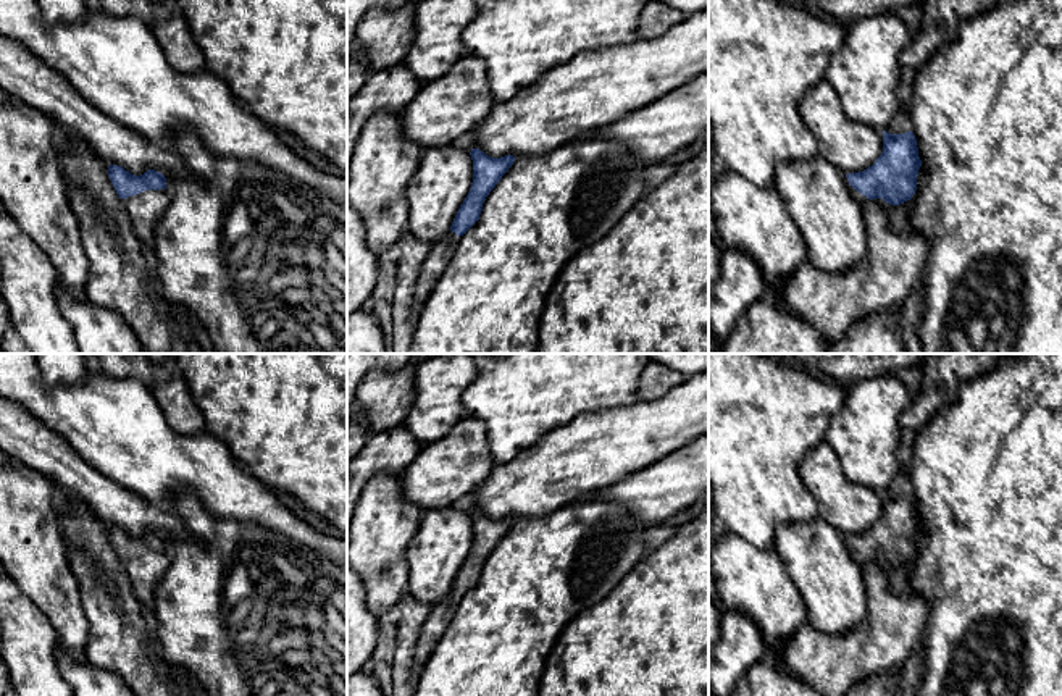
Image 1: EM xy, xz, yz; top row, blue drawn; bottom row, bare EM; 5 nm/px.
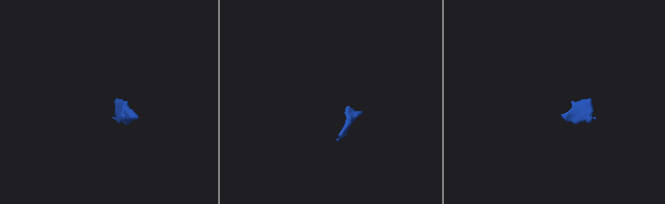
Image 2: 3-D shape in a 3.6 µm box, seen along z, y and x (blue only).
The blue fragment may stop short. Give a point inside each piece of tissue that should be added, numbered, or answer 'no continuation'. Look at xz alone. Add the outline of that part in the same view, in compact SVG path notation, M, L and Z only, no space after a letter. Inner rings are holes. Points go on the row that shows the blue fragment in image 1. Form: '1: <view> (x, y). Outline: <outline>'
1: xz (443, 249). Outline: M449 231L436 242L431 244L431 250L421 266L420 278L416 281L413 307L410 312L410 321L415 325L420 310L423 308L426 299L434 289L436 283L442 276L449 260L452 258L462 236Z

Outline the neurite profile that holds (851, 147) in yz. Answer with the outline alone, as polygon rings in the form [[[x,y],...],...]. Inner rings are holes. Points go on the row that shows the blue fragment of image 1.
[[[825,79],[801,99],[799,113],[818,144],[818,155],[844,174],[867,170],[883,152],[883,132],[852,121]]]

